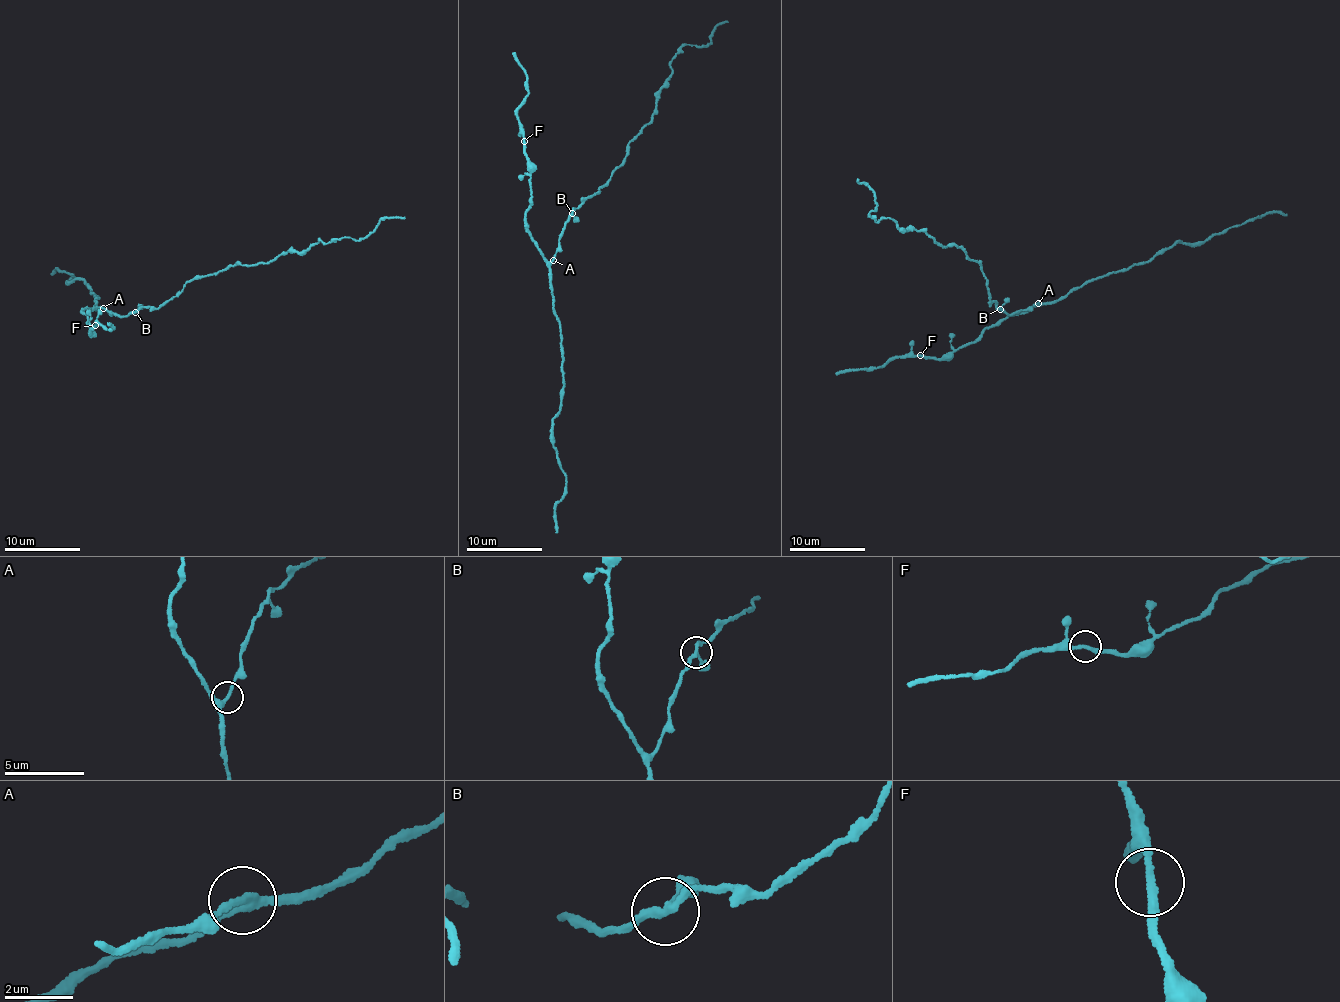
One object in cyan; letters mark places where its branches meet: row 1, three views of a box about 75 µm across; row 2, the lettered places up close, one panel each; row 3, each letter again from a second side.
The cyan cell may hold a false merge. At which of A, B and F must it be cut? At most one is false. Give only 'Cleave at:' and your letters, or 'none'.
Cleave at: none

